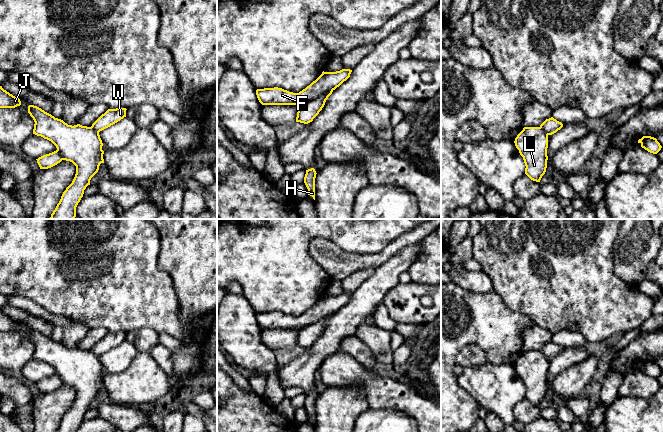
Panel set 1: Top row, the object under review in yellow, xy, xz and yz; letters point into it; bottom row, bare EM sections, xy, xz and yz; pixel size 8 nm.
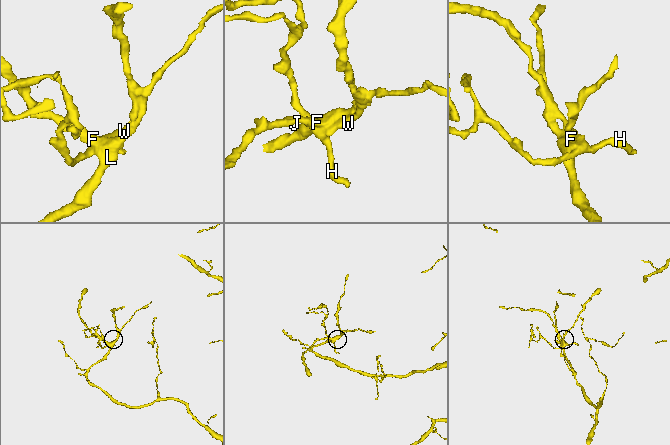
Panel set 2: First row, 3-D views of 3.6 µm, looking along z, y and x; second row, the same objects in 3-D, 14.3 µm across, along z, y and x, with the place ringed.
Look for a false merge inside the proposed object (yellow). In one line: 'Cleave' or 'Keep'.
Keep

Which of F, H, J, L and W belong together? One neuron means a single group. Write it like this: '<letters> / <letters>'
F H J L W

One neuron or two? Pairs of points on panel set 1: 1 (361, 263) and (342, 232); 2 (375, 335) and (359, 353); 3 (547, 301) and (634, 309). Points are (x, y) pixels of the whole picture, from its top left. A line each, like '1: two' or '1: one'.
1: two
2: two
3: one

